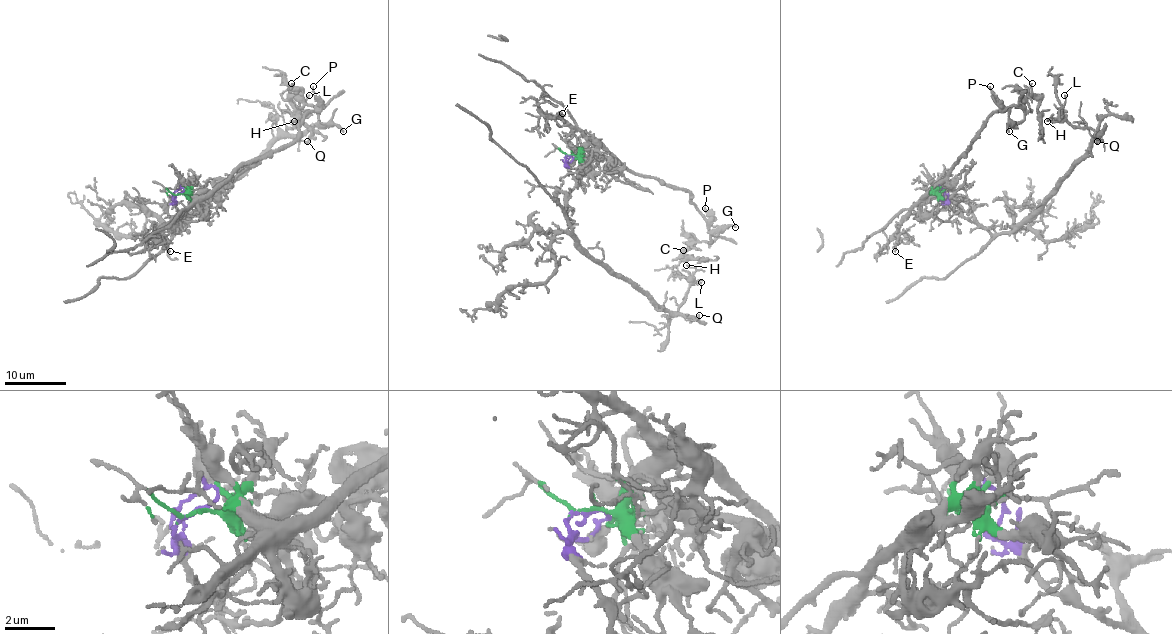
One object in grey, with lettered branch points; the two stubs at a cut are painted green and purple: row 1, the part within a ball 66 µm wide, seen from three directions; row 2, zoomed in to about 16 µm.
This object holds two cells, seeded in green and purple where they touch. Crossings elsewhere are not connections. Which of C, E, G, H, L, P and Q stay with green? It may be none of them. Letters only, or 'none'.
C, E, G, P

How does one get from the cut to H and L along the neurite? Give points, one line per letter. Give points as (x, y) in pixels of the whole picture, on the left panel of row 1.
H: (178, 194), (175, 207), (184, 217), (175, 225), (173, 234), (283, 132), (303, 118), (294, 121)
L: (178, 194), (175, 207), (184, 217), (175, 225), (173, 234), (286, 129), (294, 127), (309, 95)

